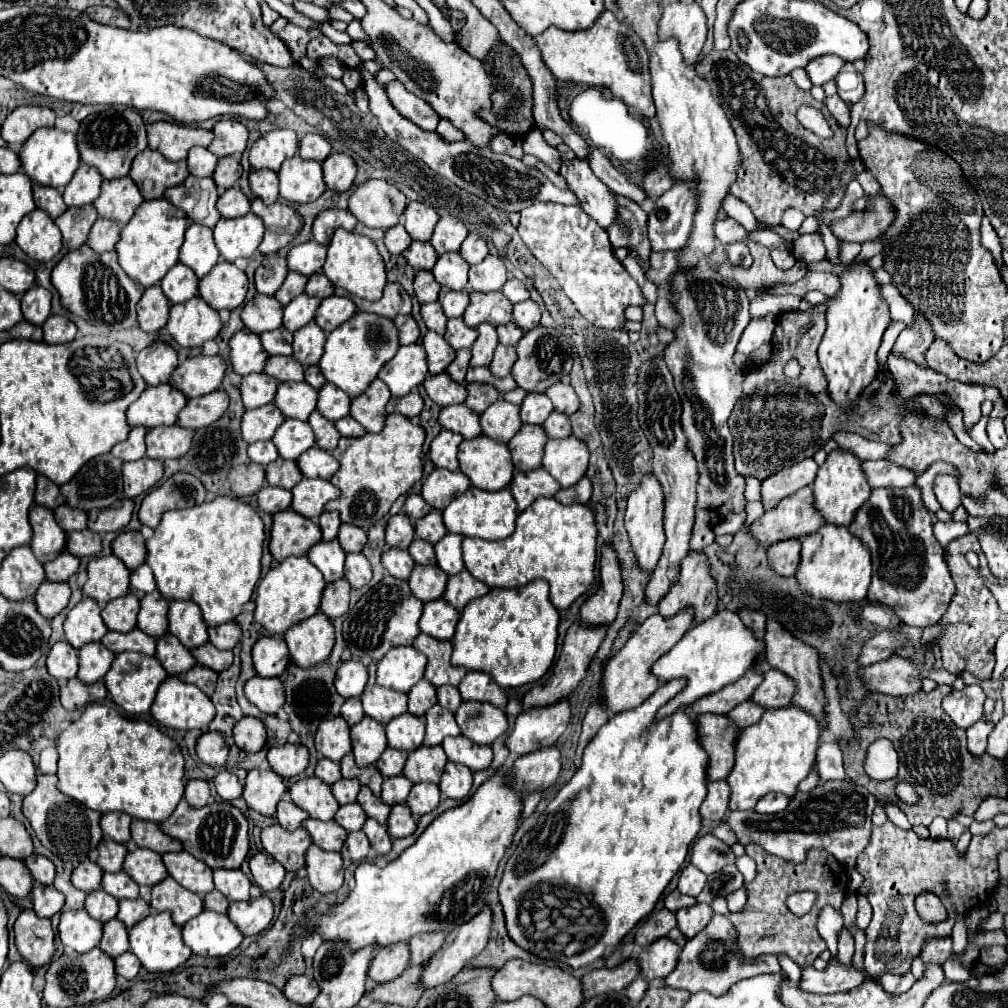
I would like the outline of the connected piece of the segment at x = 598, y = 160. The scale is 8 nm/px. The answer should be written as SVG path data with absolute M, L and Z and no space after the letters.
M588 147L586 163L588 163L590 169L594 171L594 175L596 175L602 183L606 183L610 189L614 189L618 195L624 195L624 197L628 197L628 199L632 199L632 201L636 201L636 203L640 203L640 201L646 197L644 189L640 189L638 185L632 185L632 183L612 165L612 161L610 161L602 151L598 151L598 149L594 149L594 147Z

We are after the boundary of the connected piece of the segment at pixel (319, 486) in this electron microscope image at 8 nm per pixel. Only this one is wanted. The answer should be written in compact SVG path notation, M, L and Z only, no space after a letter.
M302 479L292 489L292 509L308 519L318 519L326 501L336 499L340 489L326 479Z

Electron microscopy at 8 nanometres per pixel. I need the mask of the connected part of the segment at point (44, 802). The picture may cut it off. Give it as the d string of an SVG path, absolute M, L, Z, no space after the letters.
M38 775L36 789L24 797L22 813L30 821L36 837L42 841L46 849L50 849L56 857L62 857L62 861L76 863L88 857L88 853L94 851L102 839L100 813L62 795L56 783L58 783L56 775Z

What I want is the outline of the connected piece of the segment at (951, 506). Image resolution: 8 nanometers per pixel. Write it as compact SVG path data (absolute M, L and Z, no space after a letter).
M938 475L934 479L934 493L938 503L942 505L942 509L946 511L954 511L960 503L962 503L962 493L960 493L960 485L954 477L950 475Z

